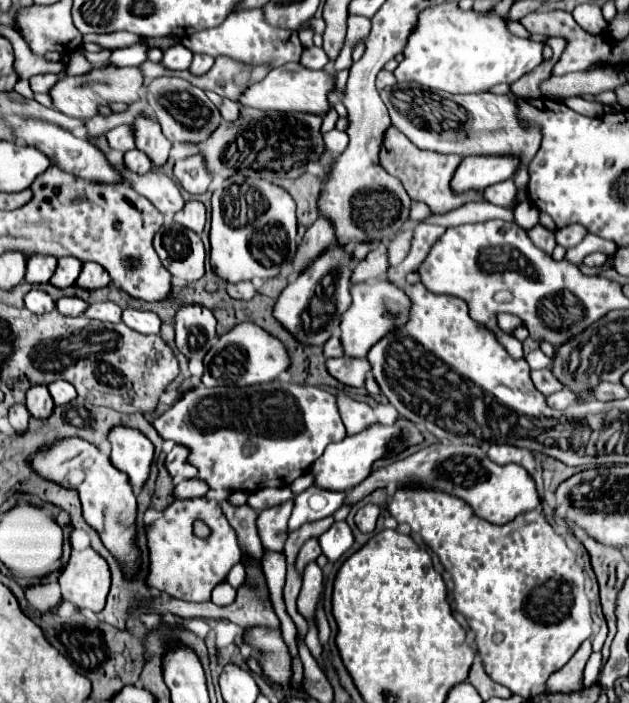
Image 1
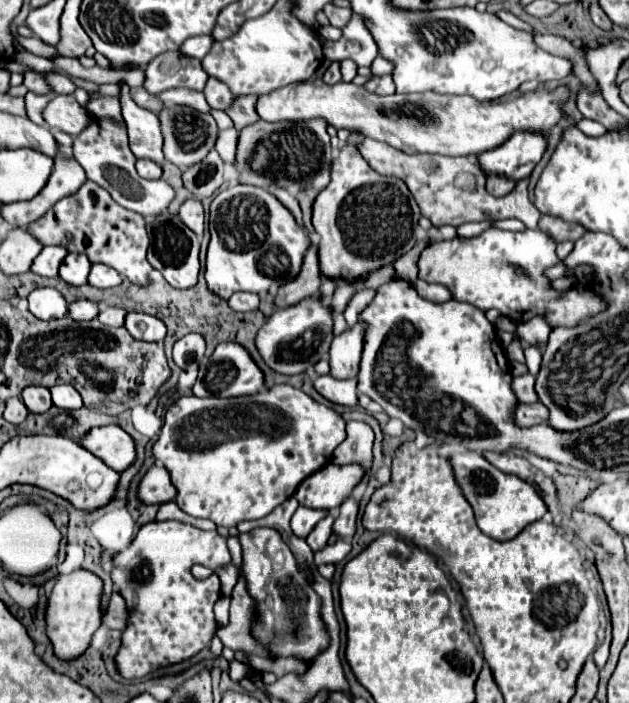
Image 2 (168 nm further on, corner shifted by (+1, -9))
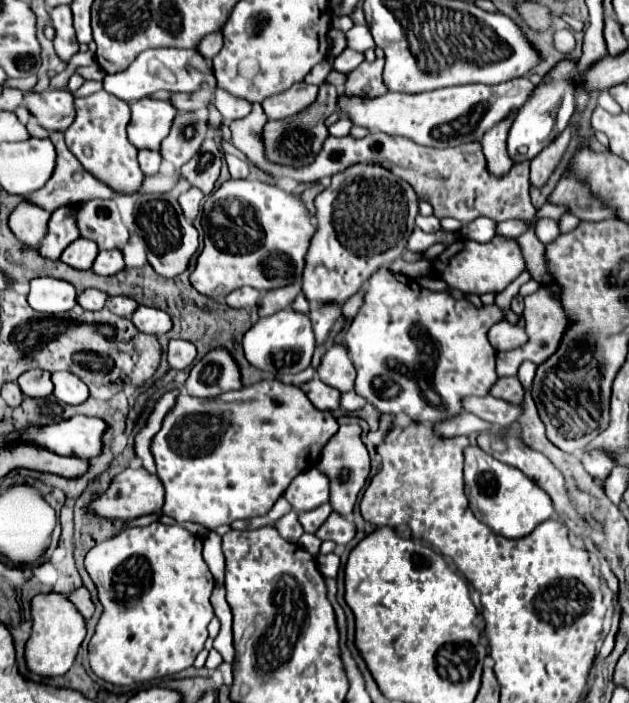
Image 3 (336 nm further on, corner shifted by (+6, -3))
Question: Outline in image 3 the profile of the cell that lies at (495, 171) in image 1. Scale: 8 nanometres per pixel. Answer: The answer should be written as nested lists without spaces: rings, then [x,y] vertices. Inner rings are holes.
[[[569,58],[557,62],[535,86],[525,106],[519,108],[517,118],[509,132],[509,142],[507,142],[509,156],[513,158],[513,162],[533,160],[545,146],[549,146],[549,142],[553,142],[567,128],[575,112],[575,76],[577,76],[575,64],[577,62]]]

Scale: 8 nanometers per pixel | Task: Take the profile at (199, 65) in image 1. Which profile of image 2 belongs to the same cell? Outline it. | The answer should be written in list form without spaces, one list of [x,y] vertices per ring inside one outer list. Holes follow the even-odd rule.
[[[210,76],[206,86],[204,86],[204,96],[206,96],[206,102],[212,106],[212,108],[218,108],[218,110],[224,110],[230,102],[232,102],[232,92],[226,88],[226,84],[222,84],[218,78]]]

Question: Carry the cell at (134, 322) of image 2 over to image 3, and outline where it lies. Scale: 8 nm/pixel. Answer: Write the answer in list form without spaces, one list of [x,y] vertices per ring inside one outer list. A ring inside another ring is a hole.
[[[149,306],[137,308],[137,312],[133,314],[133,324],[145,334],[165,334],[173,328],[173,320],[167,312]]]

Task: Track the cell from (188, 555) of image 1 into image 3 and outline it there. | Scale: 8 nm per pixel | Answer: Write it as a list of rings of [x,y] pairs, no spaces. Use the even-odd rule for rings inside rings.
[[[153,522],[145,528],[129,528],[121,534],[99,542],[85,556],[85,568],[97,586],[97,598],[103,606],[95,634],[89,642],[89,666],[105,682],[113,686],[129,686],[163,678],[189,668],[207,640],[207,624],[213,618],[209,602],[213,576],[201,556],[201,540],[183,526],[163,526]]]

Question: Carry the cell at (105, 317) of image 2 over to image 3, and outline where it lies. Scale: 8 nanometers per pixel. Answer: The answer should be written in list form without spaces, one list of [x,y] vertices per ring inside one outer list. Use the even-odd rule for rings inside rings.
[[[111,296],[107,302],[107,308],[113,310],[113,314],[121,314],[121,316],[131,316],[137,310],[137,302],[129,296]]]

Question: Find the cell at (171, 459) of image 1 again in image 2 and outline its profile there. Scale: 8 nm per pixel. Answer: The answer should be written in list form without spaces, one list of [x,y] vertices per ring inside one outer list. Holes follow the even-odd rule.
[[[152,466],[138,486],[138,498],[146,504],[162,504],[176,498],[176,488],[170,482],[170,472],[164,466]]]

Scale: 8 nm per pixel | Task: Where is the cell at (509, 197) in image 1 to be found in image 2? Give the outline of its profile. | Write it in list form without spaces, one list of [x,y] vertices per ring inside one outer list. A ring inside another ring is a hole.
[[[490,176],[490,180],[486,182],[486,190],[488,190],[492,196],[500,198],[500,196],[506,196],[506,194],[510,194],[510,192],[514,190],[514,182],[512,182],[512,180],[506,180],[506,178]]]

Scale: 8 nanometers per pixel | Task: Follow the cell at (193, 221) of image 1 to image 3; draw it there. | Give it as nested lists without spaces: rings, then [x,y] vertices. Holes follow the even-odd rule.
[[[189,188],[187,192],[183,192],[183,194],[179,196],[179,204],[181,204],[187,220],[193,220],[193,218],[197,216],[201,200],[203,200],[203,192],[201,192],[199,188]]]

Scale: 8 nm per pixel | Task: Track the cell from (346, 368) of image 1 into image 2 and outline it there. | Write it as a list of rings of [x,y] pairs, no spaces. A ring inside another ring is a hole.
[[[330,374],[318,376],[314,380],[314,388],[328,398],[330,402],[342,404],[342,406],[356,406],[358,398],[356,398],[356,378],[348,378],[348,380],[338,380]]]

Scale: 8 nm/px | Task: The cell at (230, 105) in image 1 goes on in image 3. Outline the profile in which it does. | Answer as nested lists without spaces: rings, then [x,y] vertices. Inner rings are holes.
[[[227,154],[227,164],[229,164],[231,178],[247,178],[249,176],[249,164],[245,164],[243,160],[239,160],[237,156]]]

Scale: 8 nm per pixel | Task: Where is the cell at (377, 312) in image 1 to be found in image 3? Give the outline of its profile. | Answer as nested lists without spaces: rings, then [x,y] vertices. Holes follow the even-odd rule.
[[[331,346],[317,368],[317,376],[321,382],[325,382],[331,388],[337,388],[339,392],[353,390],[355,382],[355,368],[353,362],[349,362],[349,354],[345,352],[345,346]]]

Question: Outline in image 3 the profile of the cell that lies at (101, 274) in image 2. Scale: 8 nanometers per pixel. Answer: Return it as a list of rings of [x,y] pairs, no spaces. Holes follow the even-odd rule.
[[[103,250],[99,252],[95,264],[93,264],[93,270],[101,276],[109,276],[109,274],[117,274],[119,270],[125,268],[125,262],[123,262],[123,254],[121,250]]]

